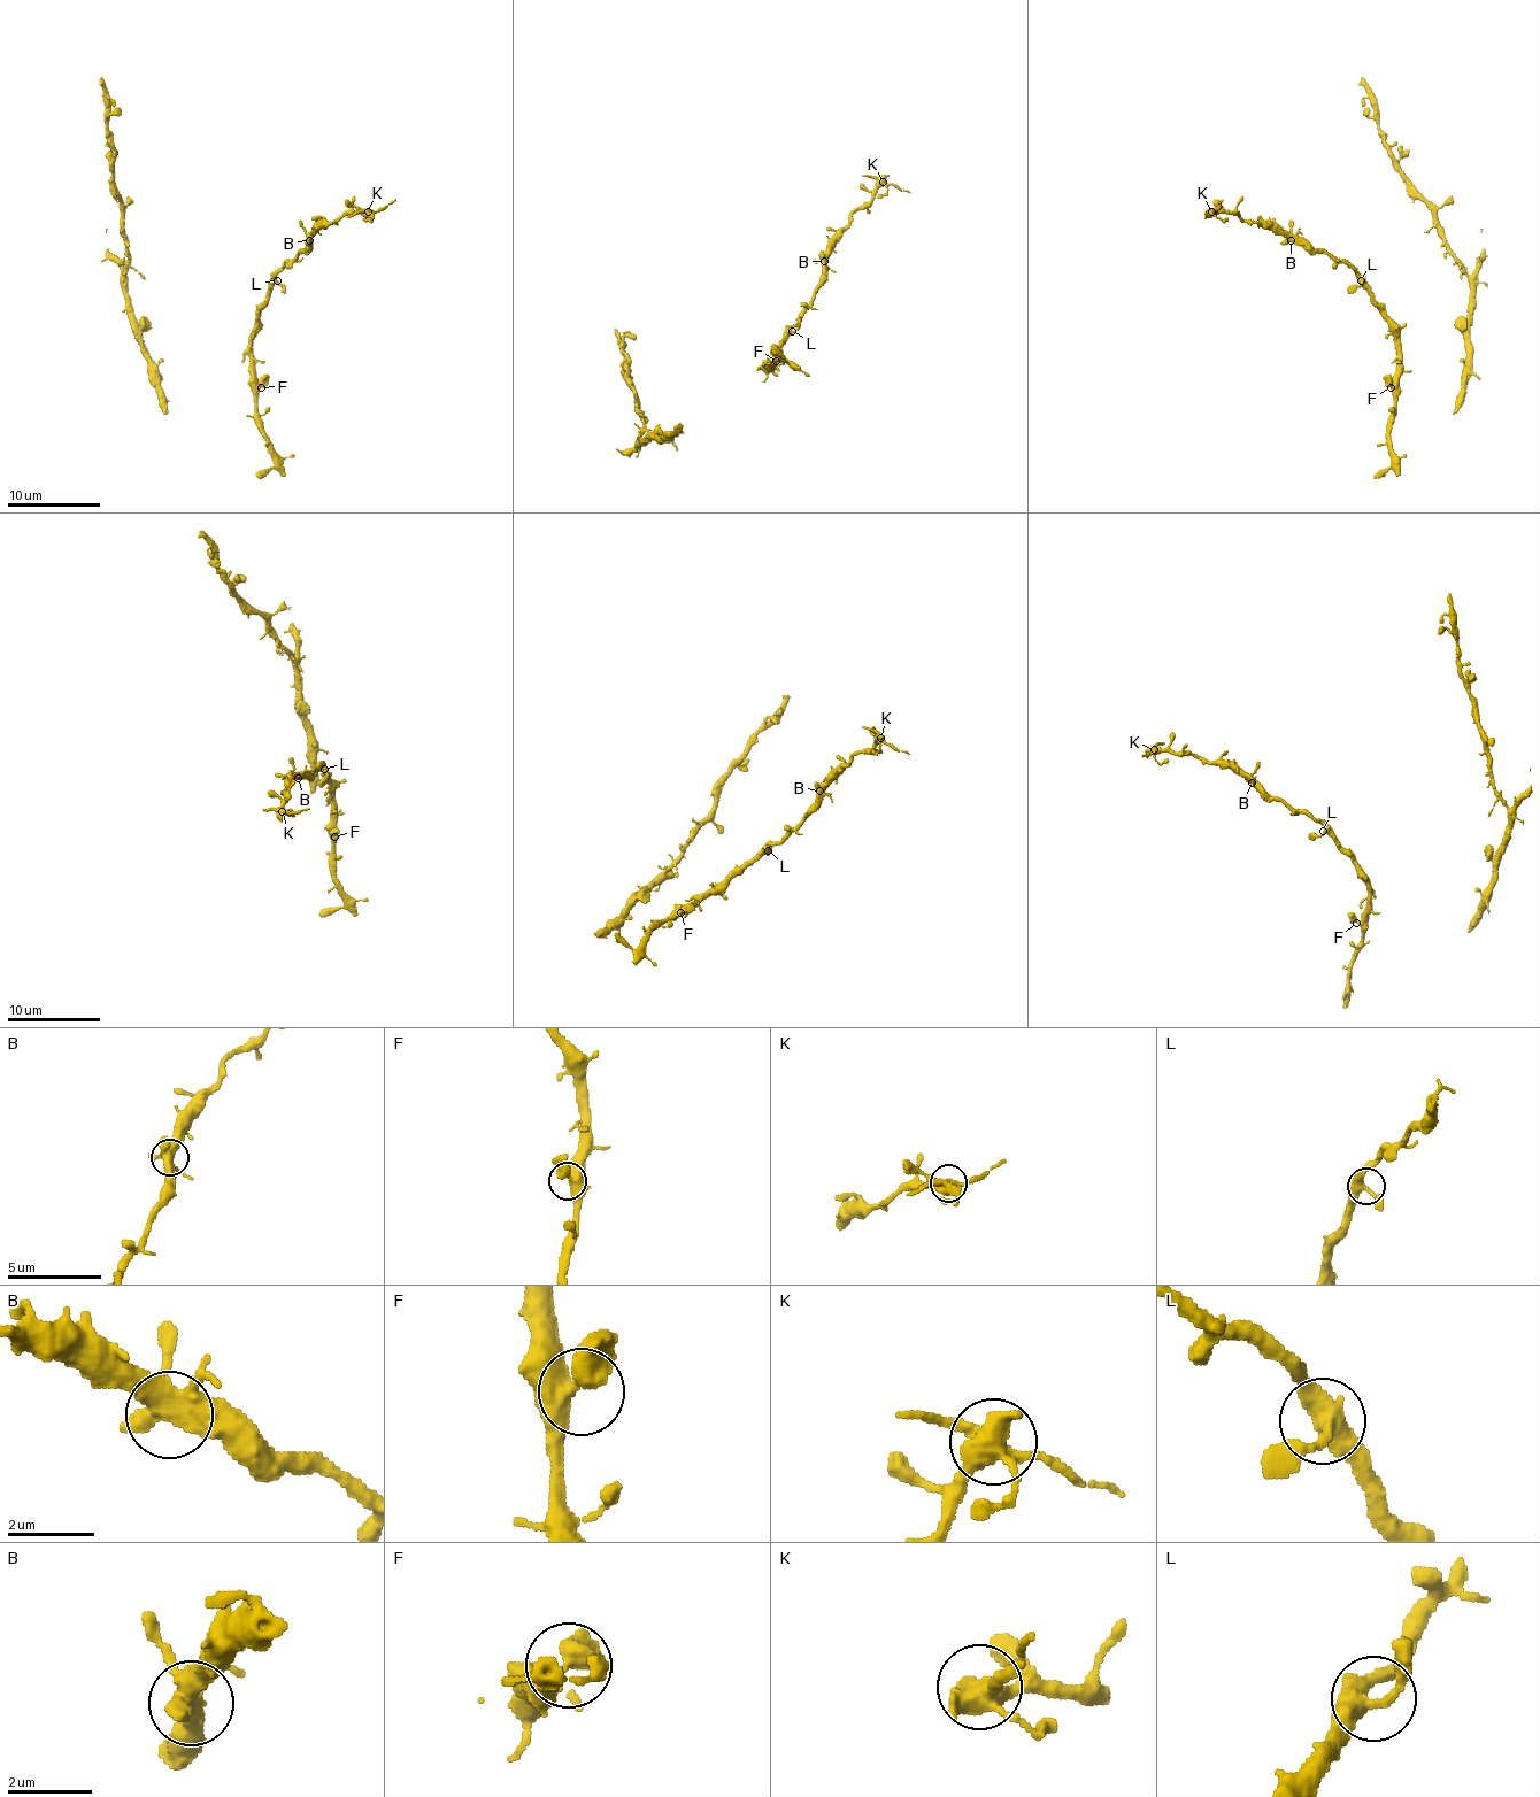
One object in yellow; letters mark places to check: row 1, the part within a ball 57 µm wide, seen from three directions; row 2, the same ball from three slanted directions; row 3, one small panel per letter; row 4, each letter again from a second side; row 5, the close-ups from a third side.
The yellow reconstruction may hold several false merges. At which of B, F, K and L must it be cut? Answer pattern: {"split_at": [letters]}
{"split_at": ["K"]}

